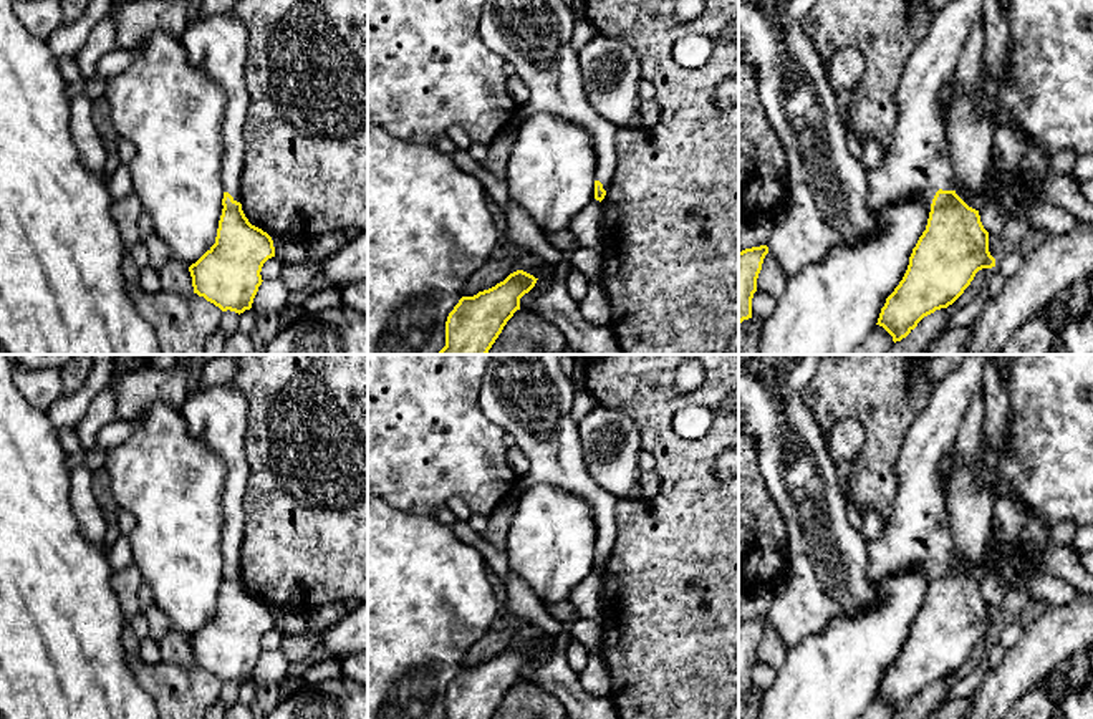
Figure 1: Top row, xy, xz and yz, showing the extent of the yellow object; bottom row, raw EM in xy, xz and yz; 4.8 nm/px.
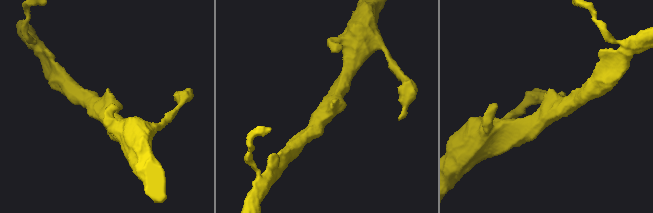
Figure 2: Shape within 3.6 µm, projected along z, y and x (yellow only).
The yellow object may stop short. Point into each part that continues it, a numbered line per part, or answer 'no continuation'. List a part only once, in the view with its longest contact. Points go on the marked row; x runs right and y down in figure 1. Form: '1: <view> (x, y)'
no continuation

